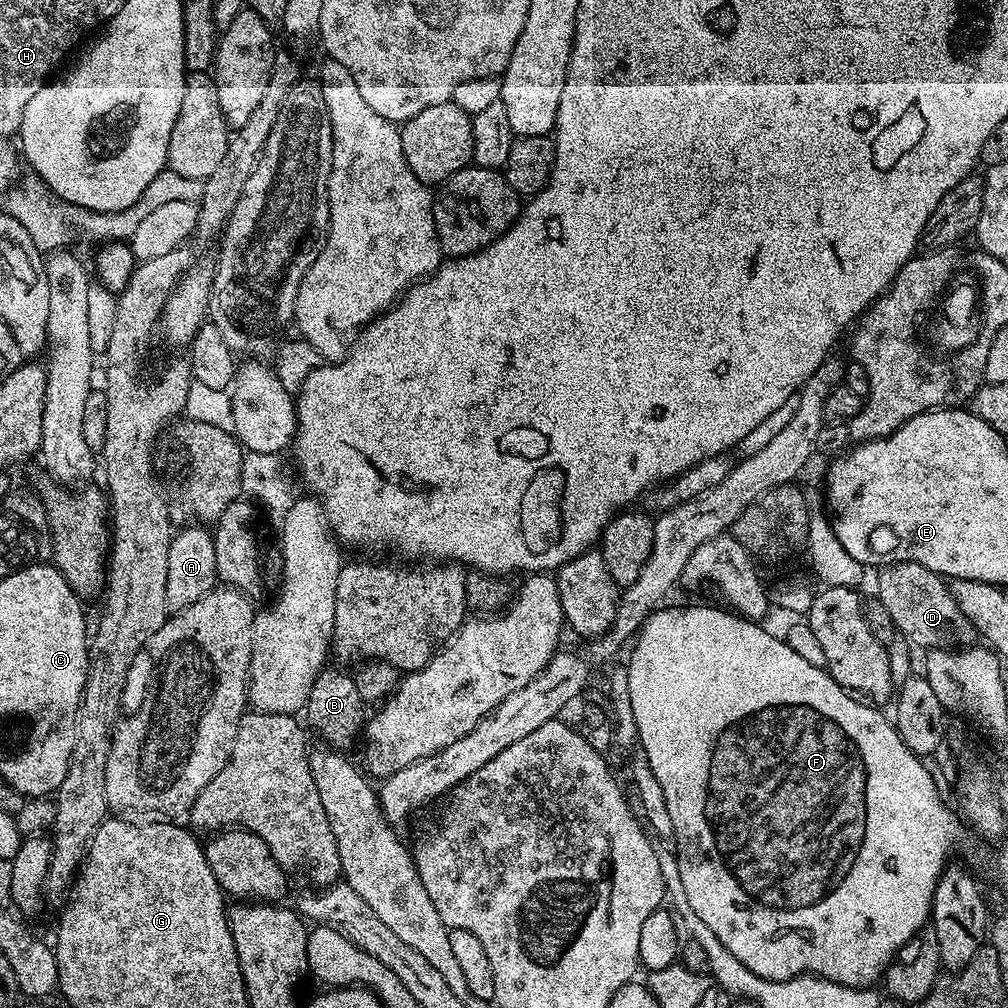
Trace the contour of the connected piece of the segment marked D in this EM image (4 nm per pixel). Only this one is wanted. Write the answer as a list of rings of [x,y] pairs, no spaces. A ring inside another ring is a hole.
[[[918,562],[886,564],[879,572],[875,595],[893,618],[897,633],[909,645],[917,644],[923,650],[952,650],[957,646],[972,646],[977,643],[976,627],[968,621],[966,614],[962,614],[962,610],[958,610],[958,602],[954,602],[952,589],[945,577],[926,570],[926,566],[918,566]]]

